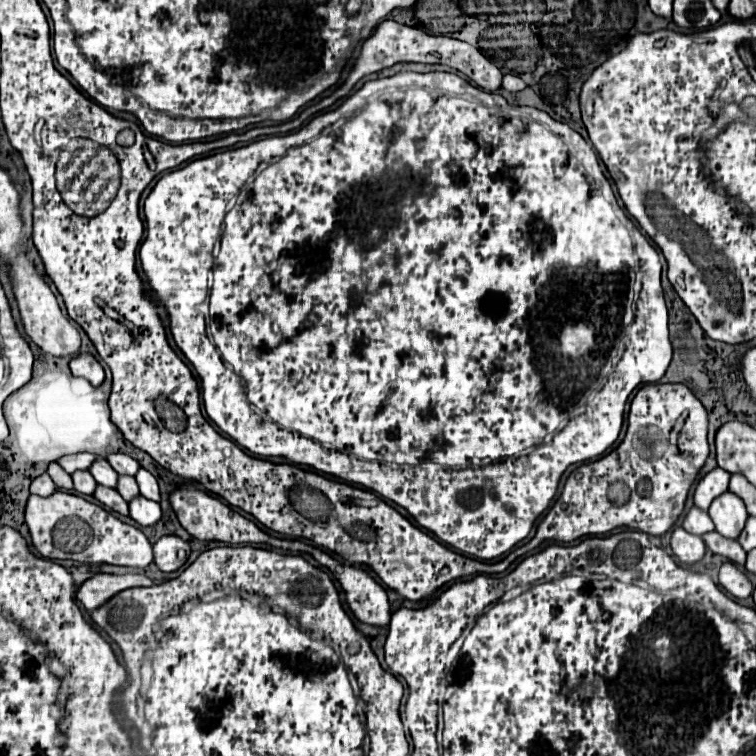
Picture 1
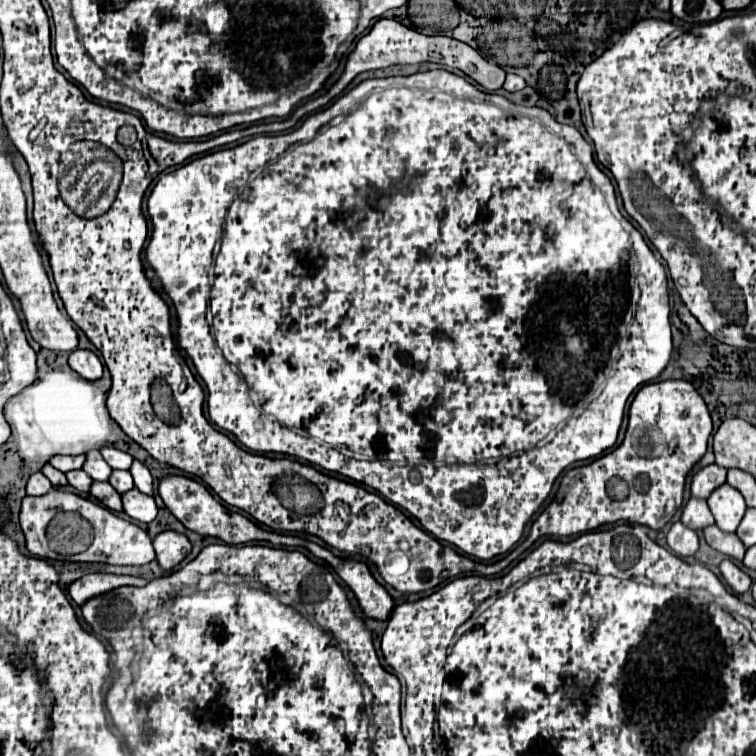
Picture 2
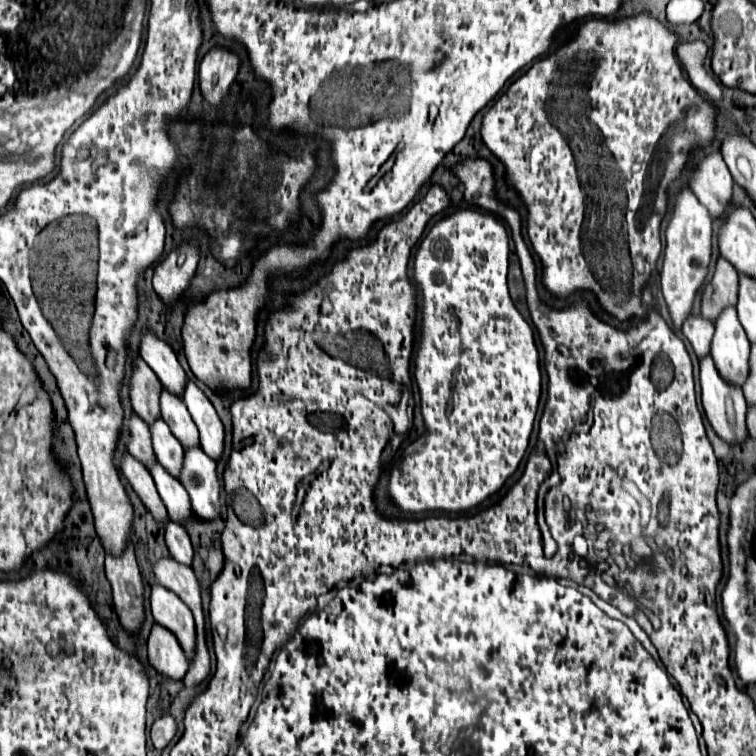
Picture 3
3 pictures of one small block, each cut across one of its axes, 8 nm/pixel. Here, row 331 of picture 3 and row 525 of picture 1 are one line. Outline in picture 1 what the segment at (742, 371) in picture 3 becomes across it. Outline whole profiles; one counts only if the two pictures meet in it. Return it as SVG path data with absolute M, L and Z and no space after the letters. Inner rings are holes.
M724 492L716 496L708 512L716 524L716 532L720 532L726 538L738 538L738 532L742 530L742 524L746 524L746 516L748 516L746 506L732 492Z

